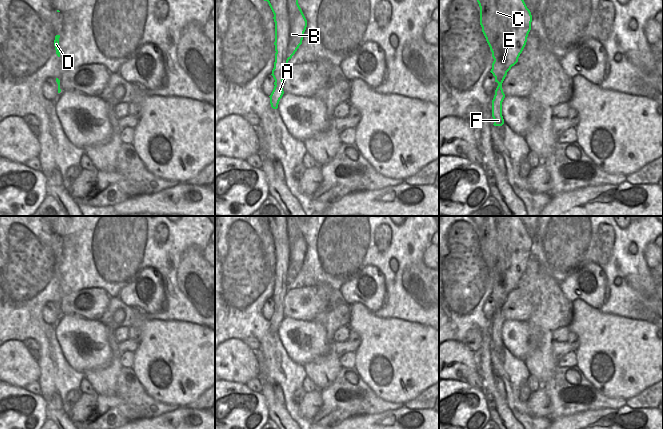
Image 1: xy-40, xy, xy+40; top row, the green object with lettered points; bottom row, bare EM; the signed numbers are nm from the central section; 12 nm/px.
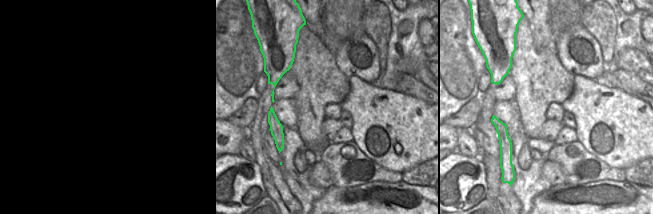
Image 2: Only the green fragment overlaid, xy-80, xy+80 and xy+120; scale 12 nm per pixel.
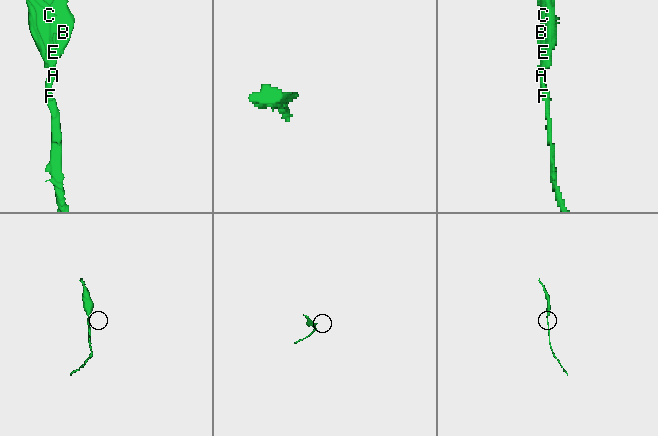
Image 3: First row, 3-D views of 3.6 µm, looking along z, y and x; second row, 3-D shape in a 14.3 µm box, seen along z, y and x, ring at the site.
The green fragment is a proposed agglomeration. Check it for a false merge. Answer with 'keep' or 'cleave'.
keep

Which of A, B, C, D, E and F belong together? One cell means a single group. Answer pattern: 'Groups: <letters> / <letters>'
Groups: A B C D E F.

